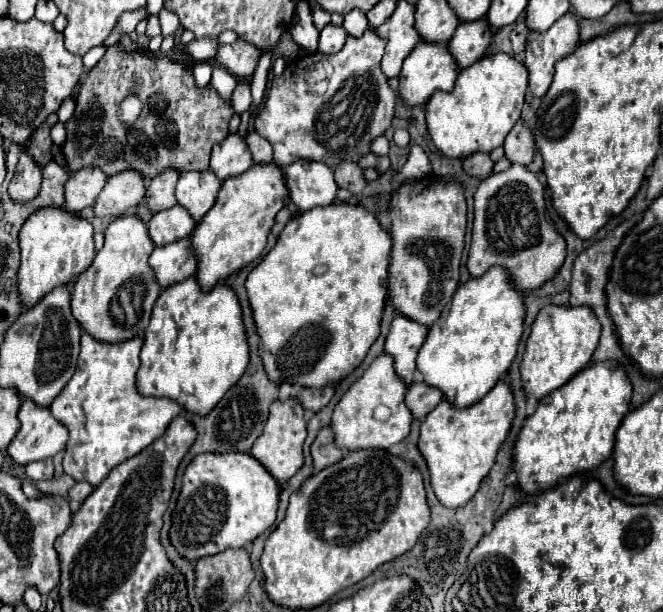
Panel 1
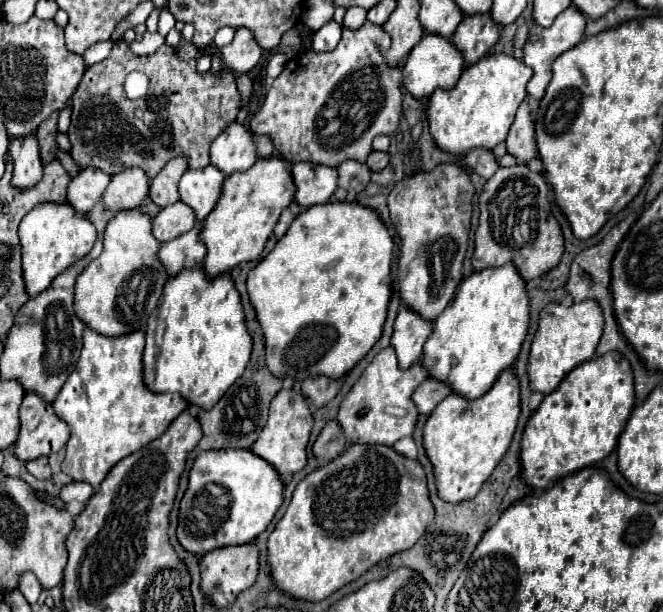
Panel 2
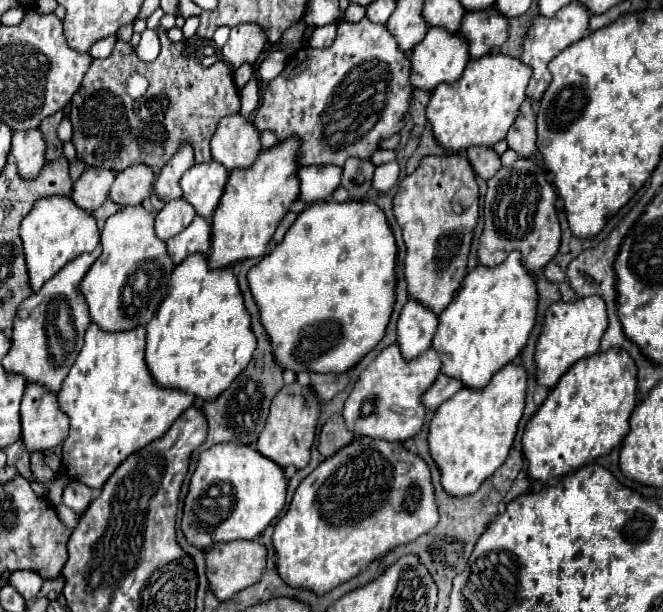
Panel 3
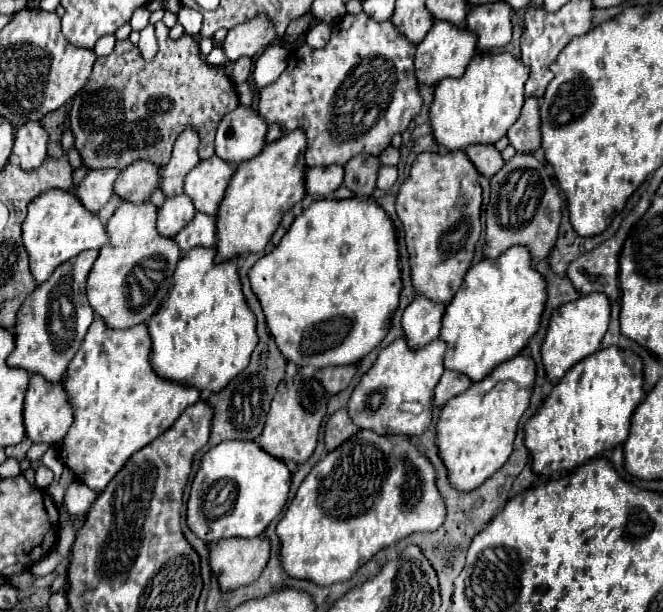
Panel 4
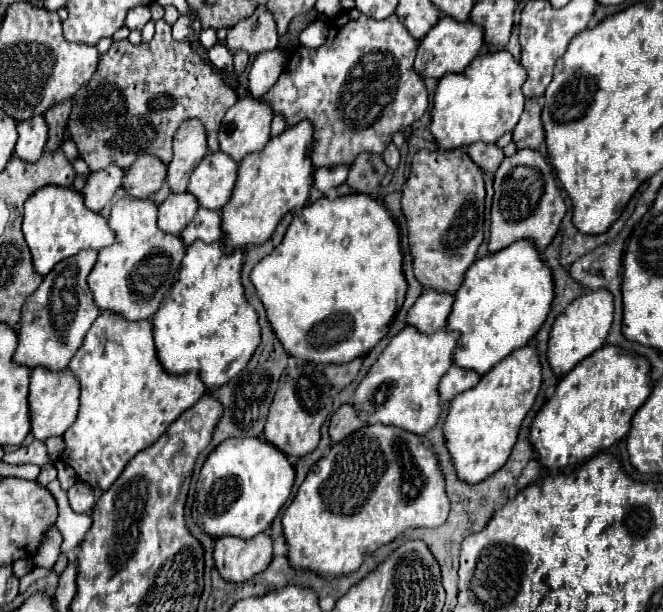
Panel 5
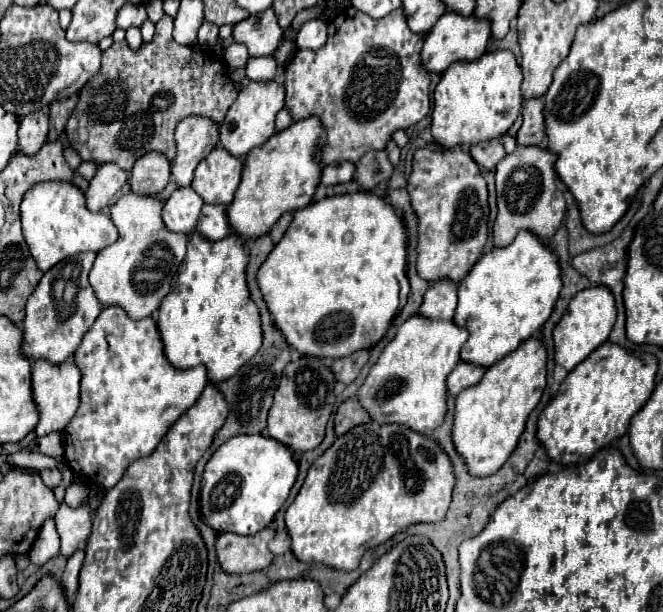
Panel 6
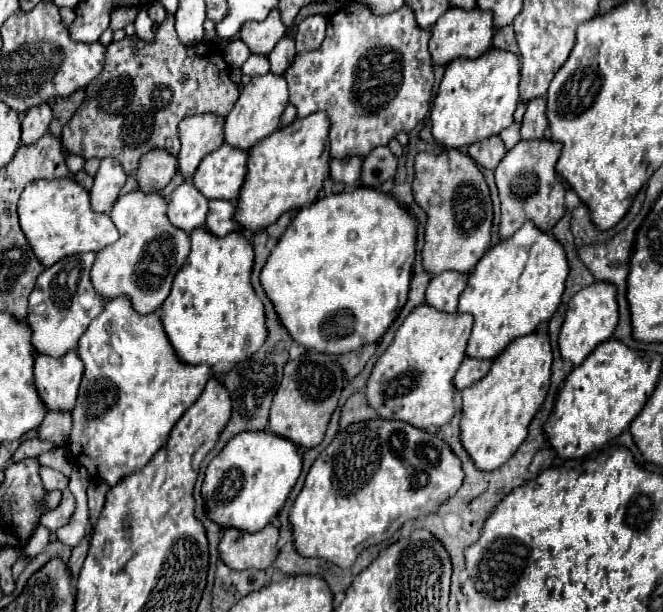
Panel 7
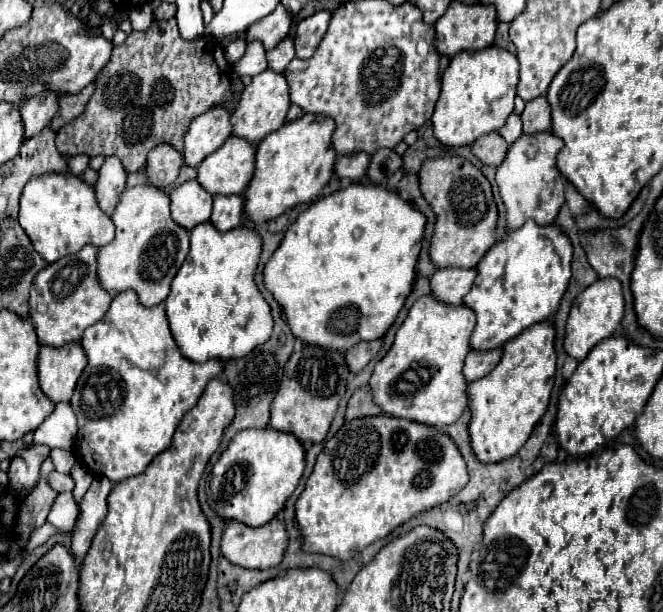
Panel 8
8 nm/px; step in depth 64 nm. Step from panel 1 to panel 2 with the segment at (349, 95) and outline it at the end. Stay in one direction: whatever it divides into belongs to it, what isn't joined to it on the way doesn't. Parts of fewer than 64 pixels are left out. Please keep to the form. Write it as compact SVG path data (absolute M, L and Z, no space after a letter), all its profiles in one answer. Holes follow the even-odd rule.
M364 22L358 30L342 28L342 40L332 52L306 50L292 58L280 76L272 82L270 90L258 112L250 118L250 130L254 134L266 134L272 138L276 152L290 164L296 162L316 162L326 166L340 166L344 160L352 158L366 162L372 152L372 140L380 134L394 134L402 118L404 64L390 66L384 58L384 50L390 46L388 32L382 26Z

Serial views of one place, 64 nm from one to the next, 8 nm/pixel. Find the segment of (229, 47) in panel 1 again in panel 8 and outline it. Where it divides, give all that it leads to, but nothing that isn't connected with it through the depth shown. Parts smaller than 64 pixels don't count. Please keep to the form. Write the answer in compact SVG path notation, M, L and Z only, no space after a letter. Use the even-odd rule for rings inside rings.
M282 4L276 6L276 10L266 16L264 20L256 22L254 26L248 28L248 34L246 38L248 40L256 40L260 38L260 42L264 44L266 50L274 48L280 40L284 40L290 32L290 26L292 26L292 12L286 10Z

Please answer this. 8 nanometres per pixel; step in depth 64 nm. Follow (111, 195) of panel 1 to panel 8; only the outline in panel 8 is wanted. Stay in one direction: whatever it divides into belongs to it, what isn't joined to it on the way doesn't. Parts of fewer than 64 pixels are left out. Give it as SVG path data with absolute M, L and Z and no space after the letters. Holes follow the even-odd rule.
M156 146L148 154L146 170L148 170L148 182L156 188L168 188L176 182L180 168L184 164L182 152L178 152L174 146Z

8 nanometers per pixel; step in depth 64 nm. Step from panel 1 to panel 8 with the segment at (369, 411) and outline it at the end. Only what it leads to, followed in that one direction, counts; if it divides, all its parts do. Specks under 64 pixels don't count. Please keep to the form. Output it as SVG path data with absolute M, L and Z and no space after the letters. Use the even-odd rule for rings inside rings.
M422 296L410 308L388 354L376 364L370 388L384 414L416 420L430 426L448 426L470 406L468 380L462 374L464 358L472 350L470 334L476 314L472 308L448 306L438 298Z

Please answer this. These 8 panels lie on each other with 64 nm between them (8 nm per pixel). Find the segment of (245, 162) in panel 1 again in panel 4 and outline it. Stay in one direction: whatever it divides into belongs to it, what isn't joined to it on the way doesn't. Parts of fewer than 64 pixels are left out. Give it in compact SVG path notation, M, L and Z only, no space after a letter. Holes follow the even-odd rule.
M238 104L228 112L216 132L216 156L232 166L258 156L266 144L268 122L256 114L252 106Z

